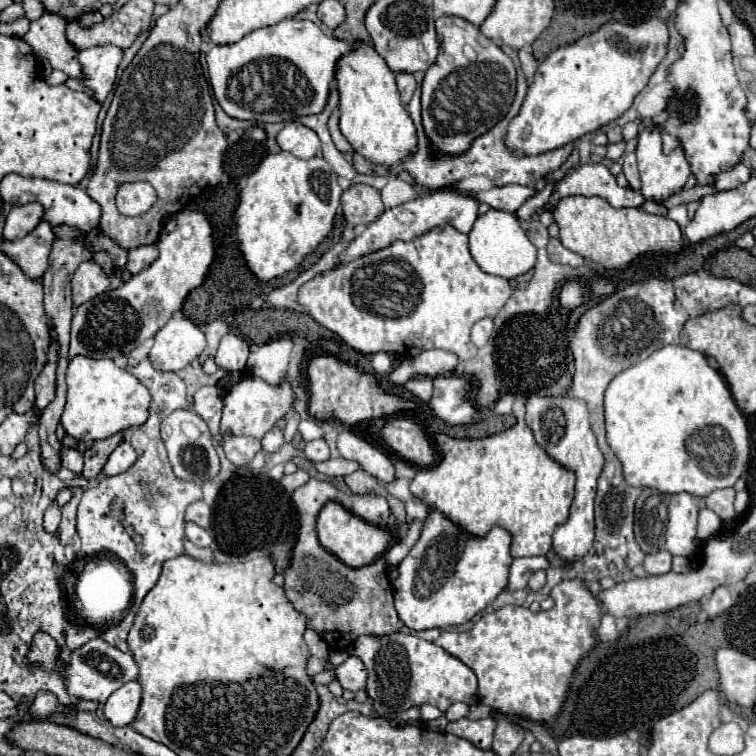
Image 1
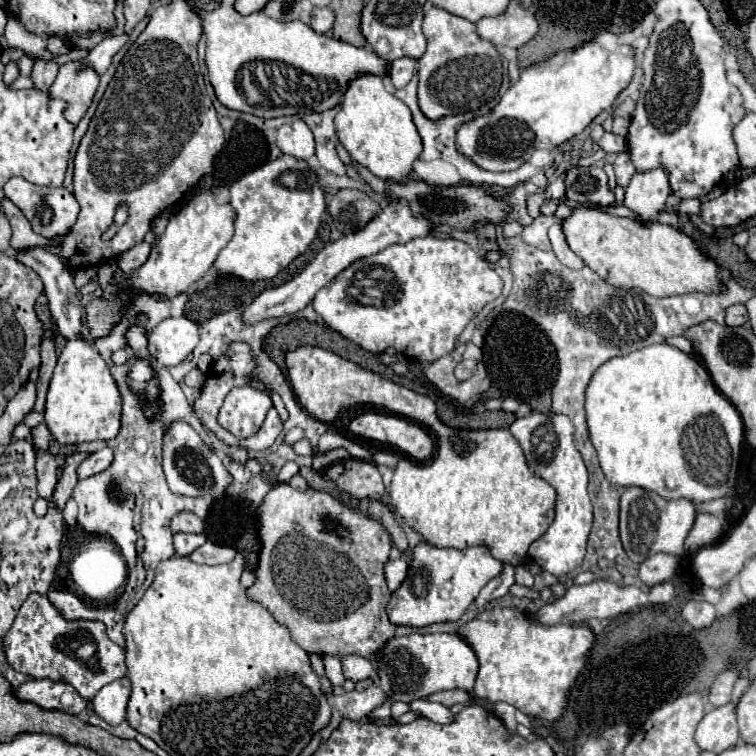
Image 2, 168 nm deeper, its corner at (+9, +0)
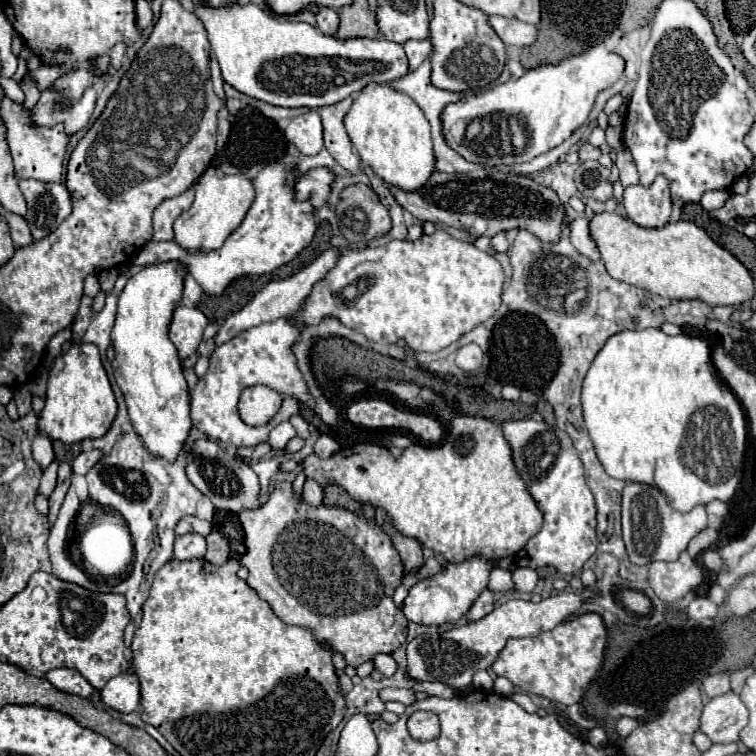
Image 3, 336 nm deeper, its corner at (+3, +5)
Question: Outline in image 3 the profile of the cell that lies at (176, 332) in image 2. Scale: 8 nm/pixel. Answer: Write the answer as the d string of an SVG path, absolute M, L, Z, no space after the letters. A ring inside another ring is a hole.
M178 306L174 310L174 318L170 324L170 340L178 348L178 354L182 360L192 356L198 350L206 324L208 324L208 318L198 308Z

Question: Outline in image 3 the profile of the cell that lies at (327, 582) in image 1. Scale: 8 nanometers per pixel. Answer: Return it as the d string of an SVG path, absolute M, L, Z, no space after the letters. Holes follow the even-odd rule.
M278 482L260 510L240 512L238 520L244 530L246 546L246 552L238 558L238 562L250 570L248 584L272 606L280 620L312 628L318 642L328 642L334 652L342 652L346 656L348 666L360 666L380 652L392 654L406 642L408 620L392 602L392 594L404 578L404 566L382 528L366 522L346 508L308 506L294 498L292 484L288 482Z

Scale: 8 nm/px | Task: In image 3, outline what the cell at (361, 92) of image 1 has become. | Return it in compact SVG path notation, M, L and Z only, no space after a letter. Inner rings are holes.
M368 84L354 100L344 118L346 132L366 166L374 170L386 184L400 190L420 190L434 172L434 152L430 124L422 110L406 94L398 94L388 84Z

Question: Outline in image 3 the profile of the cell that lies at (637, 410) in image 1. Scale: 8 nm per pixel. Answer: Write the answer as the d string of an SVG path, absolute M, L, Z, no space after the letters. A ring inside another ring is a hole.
M648 328L648 330L622 330L612 334L612 338L606 340L606 344L600 348L596 354L584 382L582 382L582 412L584 412L584 424L590 434L590 440L594 444L596 456L602 462L604 470L624 482L642 482L650 484L662 490L662 494L668 498L668 504L674 510L688 512L698 504L708 504L712 500L722 500L728 502L734 494L736 488L742 480L742 460L744 460L744 444L746 444L746 416L744 410L738 402L738 398L732 394L728 384L720 378L714 362L712 362L712 346L716 338L714 336L688 336L688 334L678 334L678 336L668 336L660 328Z

